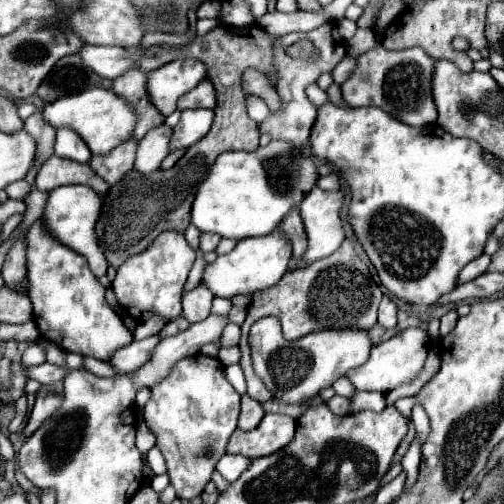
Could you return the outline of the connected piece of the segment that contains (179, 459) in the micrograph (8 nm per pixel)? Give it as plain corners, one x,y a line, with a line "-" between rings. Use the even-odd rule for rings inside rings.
207,355
185,357
171,367
171,373
151,387
143,417
157,437
157,447
165,457
167,475
179,499
195,499
203,493
217,461
227,453
227,441
237,429
241,395
225,379
219,359

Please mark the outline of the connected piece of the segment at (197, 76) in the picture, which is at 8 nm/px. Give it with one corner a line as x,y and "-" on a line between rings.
171,61
149,73
147,93
161,115
171,115
177,109
177,99
201,79
205,79
205,65
201,61

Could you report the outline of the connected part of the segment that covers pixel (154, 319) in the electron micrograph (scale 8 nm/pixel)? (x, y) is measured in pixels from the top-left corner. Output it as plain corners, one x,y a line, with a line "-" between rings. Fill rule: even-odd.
151,315
151,317
147,317
143,323
137,325
137,329
135,329
133,335
135,335
135,339
143,339
143,337
149,337
149,335
157,335
167,323
169,323
169,319

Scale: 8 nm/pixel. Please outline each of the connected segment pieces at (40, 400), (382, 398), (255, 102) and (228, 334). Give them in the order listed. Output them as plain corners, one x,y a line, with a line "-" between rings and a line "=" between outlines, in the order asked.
37,393
37,401
35,401
35,407
29,415
29,421
27,421
27,427
25,427
25,437
29,437
43,421
45,421
45,415
51,415
55,409
57,409
57,403
61,403
61,395
55,395
55,393
=
356,391
350,397
350,413
359,413
364,410
381,412
386,406
386,396
380,392
=
247,95
247,113
258,125
271,115
271,111
263,103
263,99
259,99
255,95
=
233,323
227,325
221,335
221,347
235,347
239,343
239,337
241,337
241,329

